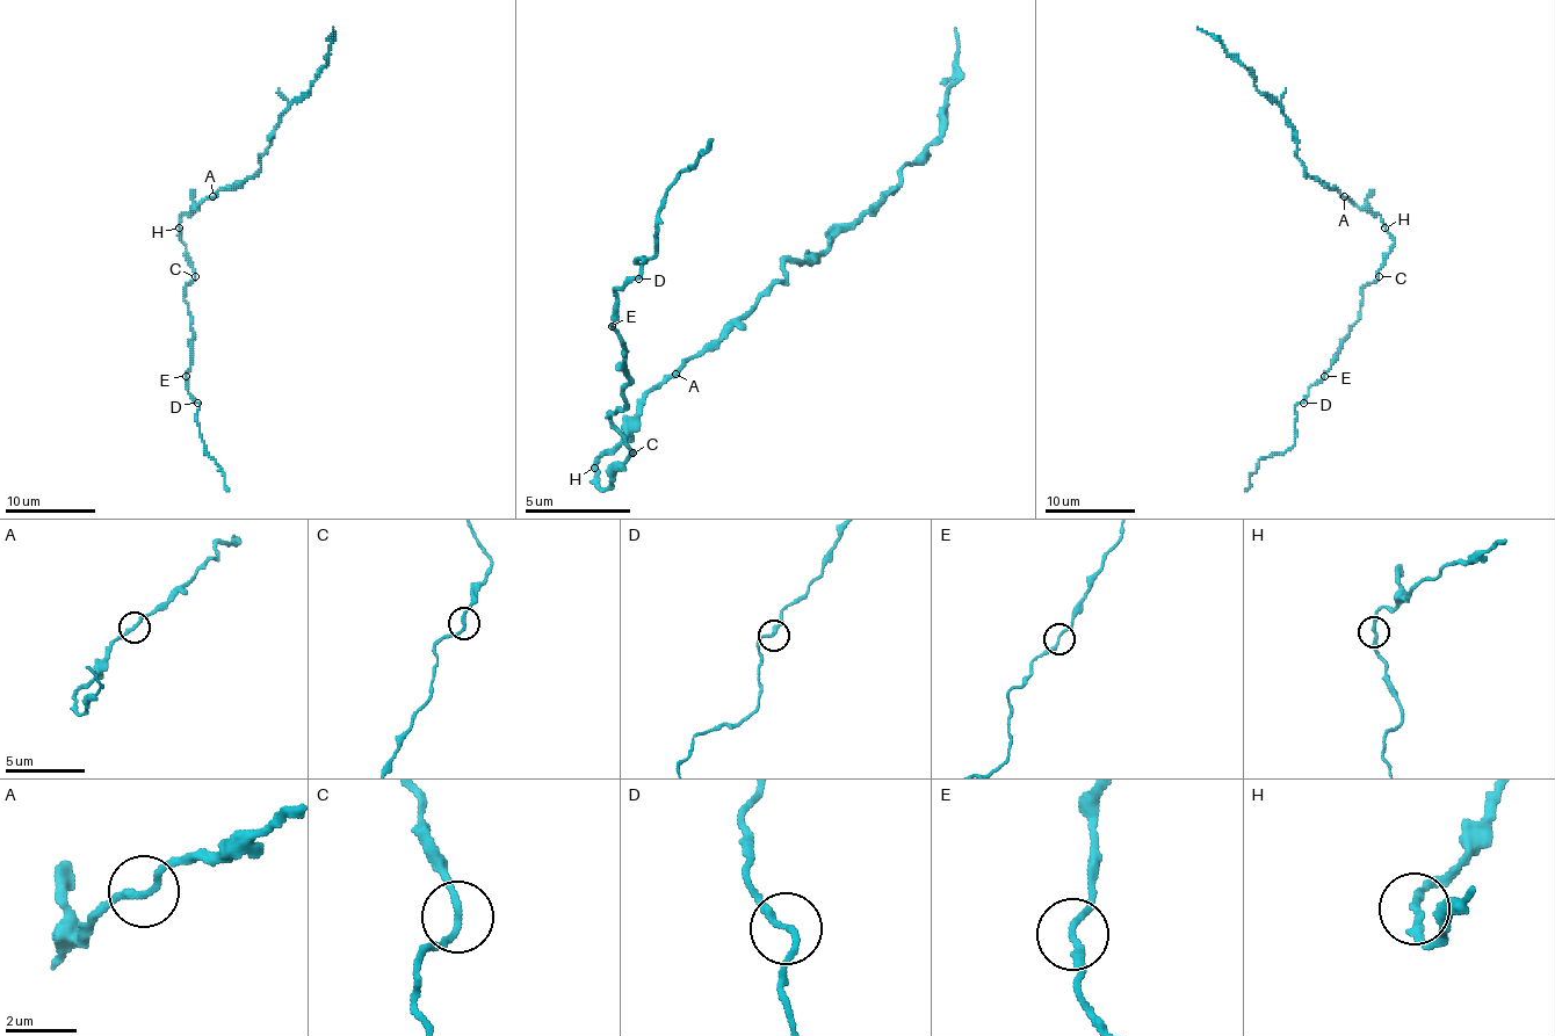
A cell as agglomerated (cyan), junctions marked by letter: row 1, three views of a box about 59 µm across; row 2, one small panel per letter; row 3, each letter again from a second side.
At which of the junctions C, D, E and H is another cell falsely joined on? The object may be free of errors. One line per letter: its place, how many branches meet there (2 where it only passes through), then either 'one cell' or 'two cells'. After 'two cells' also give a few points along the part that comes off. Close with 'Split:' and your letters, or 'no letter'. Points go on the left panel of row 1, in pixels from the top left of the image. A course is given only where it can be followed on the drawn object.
C: place (195, 276); branches 2; one cell
D: place (197, 403); branches 2; one cell
E: place (186, 376); branches 2; one cell
H: place (179, 227); branches 2; one cell
Split: no letter

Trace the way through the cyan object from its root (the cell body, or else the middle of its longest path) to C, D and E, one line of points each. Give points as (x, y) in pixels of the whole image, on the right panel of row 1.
C: (1389, 233), (1394, 244), (1379, 276)
D: (1389, 233), (1391, 251), (1379, 279), (1362, 289), (1360, 314), (1338, 360), (1308, 389), (1303, 403)
E: (1389, 233), (1391, 251), (1379, 279), (1362, 289), (1360, 314), (1324, 376)

